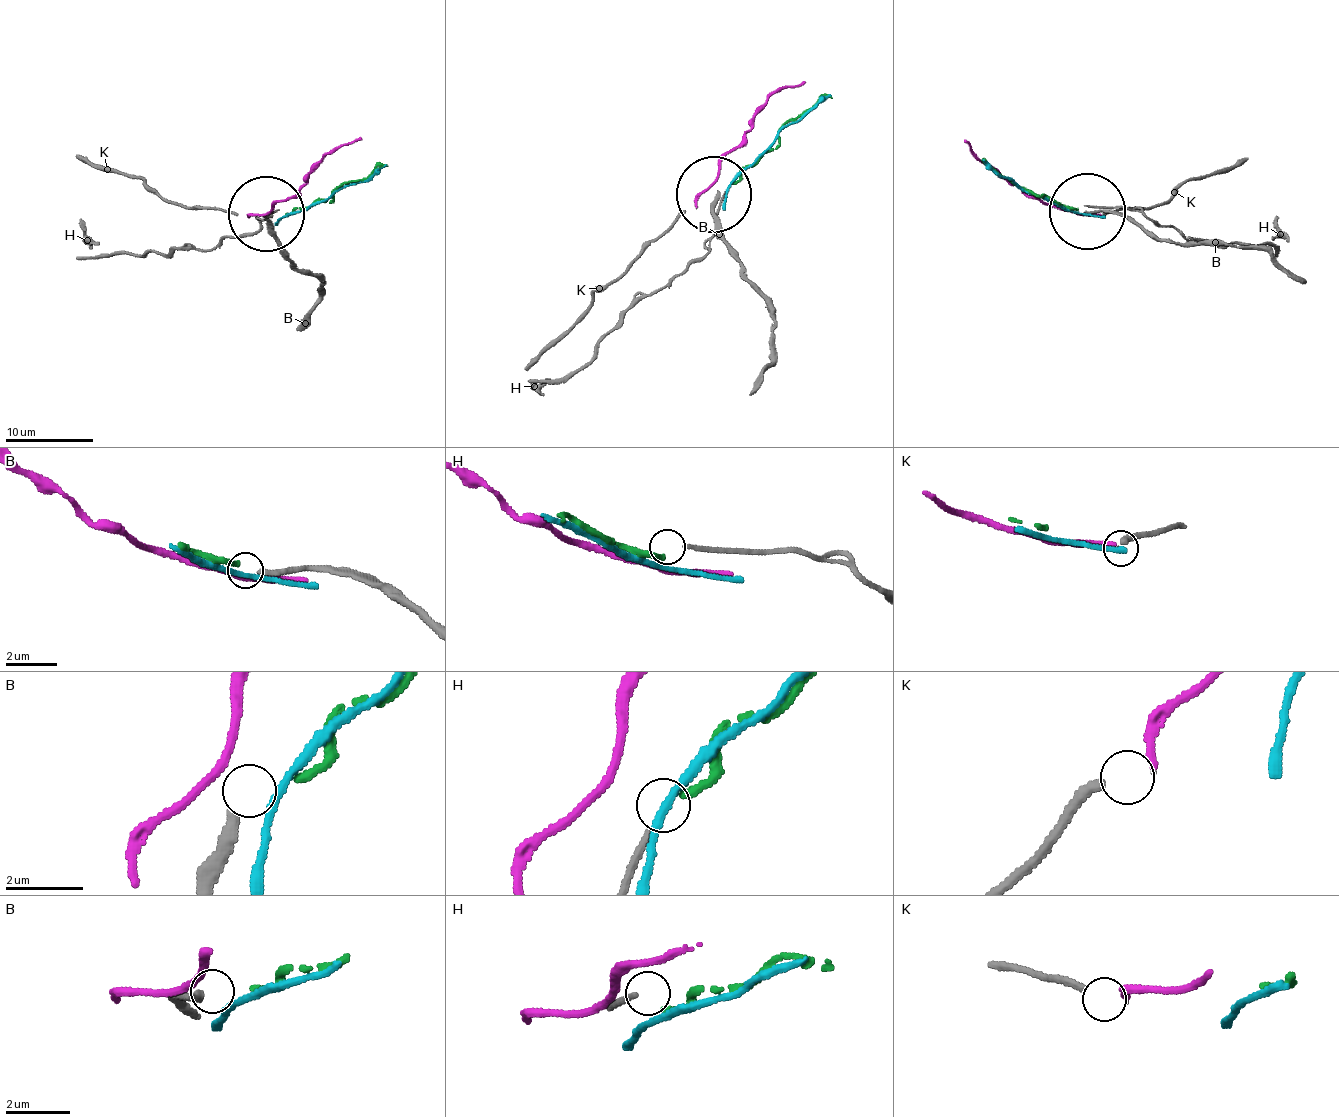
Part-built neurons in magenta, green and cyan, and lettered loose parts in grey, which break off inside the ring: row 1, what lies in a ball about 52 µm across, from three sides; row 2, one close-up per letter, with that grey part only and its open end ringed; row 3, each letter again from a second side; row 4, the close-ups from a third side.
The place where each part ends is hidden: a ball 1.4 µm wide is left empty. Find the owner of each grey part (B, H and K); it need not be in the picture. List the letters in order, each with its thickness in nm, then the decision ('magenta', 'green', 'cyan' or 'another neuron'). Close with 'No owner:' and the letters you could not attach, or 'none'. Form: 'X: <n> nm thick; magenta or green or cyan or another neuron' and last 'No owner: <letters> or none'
B: 260 nm thick; another neuron
H: 160 nm thick; another neuron
K: 30 nm thick; magenta
No owner: B, H

